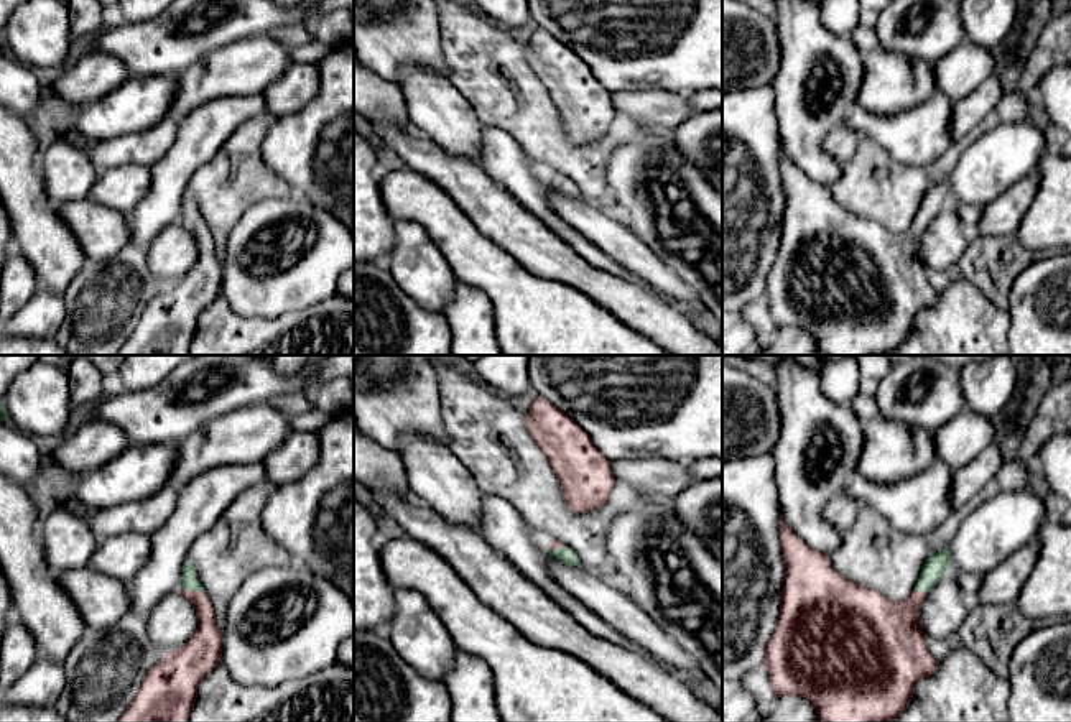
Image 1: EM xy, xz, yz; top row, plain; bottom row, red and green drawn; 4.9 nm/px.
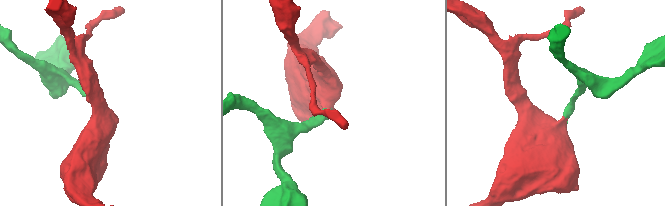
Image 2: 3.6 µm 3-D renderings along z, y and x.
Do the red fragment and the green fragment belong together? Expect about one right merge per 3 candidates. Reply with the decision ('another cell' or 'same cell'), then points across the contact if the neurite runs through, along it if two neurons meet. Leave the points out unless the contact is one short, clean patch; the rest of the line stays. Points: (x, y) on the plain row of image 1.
same cell; way xy (208, 270), (206, 242), (193, 222), (190, 208)

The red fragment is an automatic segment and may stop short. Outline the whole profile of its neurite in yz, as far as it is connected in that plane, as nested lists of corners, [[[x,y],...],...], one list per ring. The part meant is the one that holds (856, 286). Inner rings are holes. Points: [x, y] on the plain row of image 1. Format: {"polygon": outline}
{"polygon": [[[783,148],[780,176],[785,217],[763,294],[775,331],[804,327],[823,355],[892,355],[911,334],[916,316],[938,299],[928,281],[920,245],[928,224],[951,199],[949,179],[925,192],[915,220],[898,234],[839,206],[829,187],[804,174]]]}

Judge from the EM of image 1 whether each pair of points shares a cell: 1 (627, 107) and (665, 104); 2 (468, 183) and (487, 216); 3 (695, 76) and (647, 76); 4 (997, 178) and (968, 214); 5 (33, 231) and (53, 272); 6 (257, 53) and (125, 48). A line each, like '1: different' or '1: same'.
1: same
2: same
3: same
4: different
5: same
6: different

